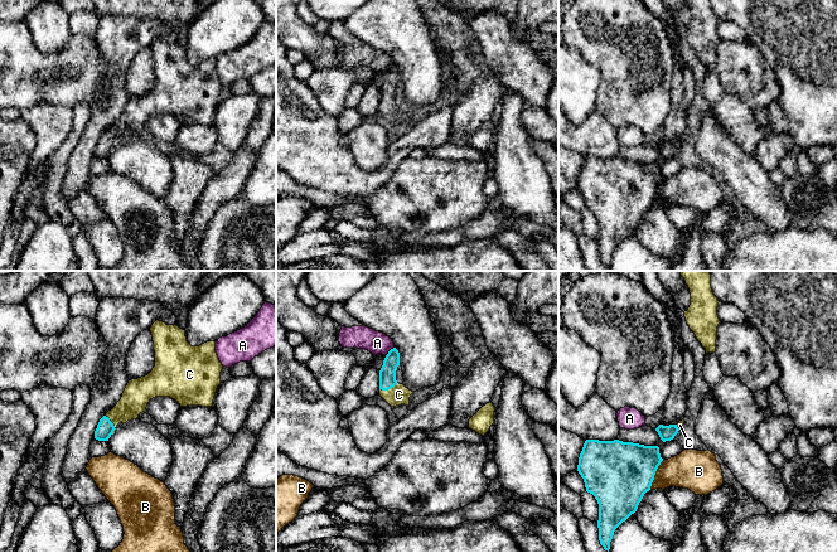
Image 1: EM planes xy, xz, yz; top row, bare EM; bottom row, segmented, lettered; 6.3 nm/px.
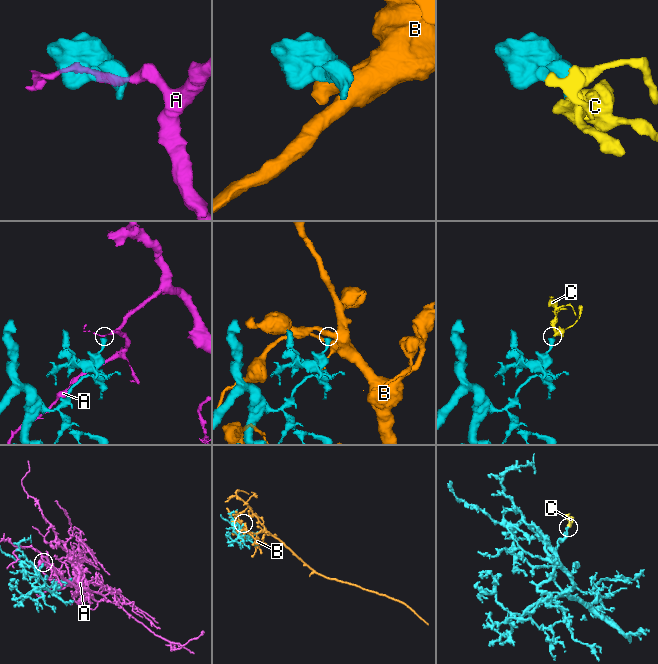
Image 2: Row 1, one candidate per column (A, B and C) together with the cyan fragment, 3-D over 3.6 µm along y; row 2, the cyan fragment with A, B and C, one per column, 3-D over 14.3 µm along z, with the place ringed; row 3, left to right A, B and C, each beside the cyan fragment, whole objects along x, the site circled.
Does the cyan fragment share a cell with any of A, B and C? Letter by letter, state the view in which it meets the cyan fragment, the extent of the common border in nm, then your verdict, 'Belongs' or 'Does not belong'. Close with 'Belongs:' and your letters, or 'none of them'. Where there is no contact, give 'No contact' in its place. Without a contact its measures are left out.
A: Touches cyan in xz. Shared border 90 nm. Does not belong
B: Touches cyan in yz. Shared border 200 nm. Does not belong
C: Touches cyan in xz. Shared border 130 nm. Belongs
Belongs: C

